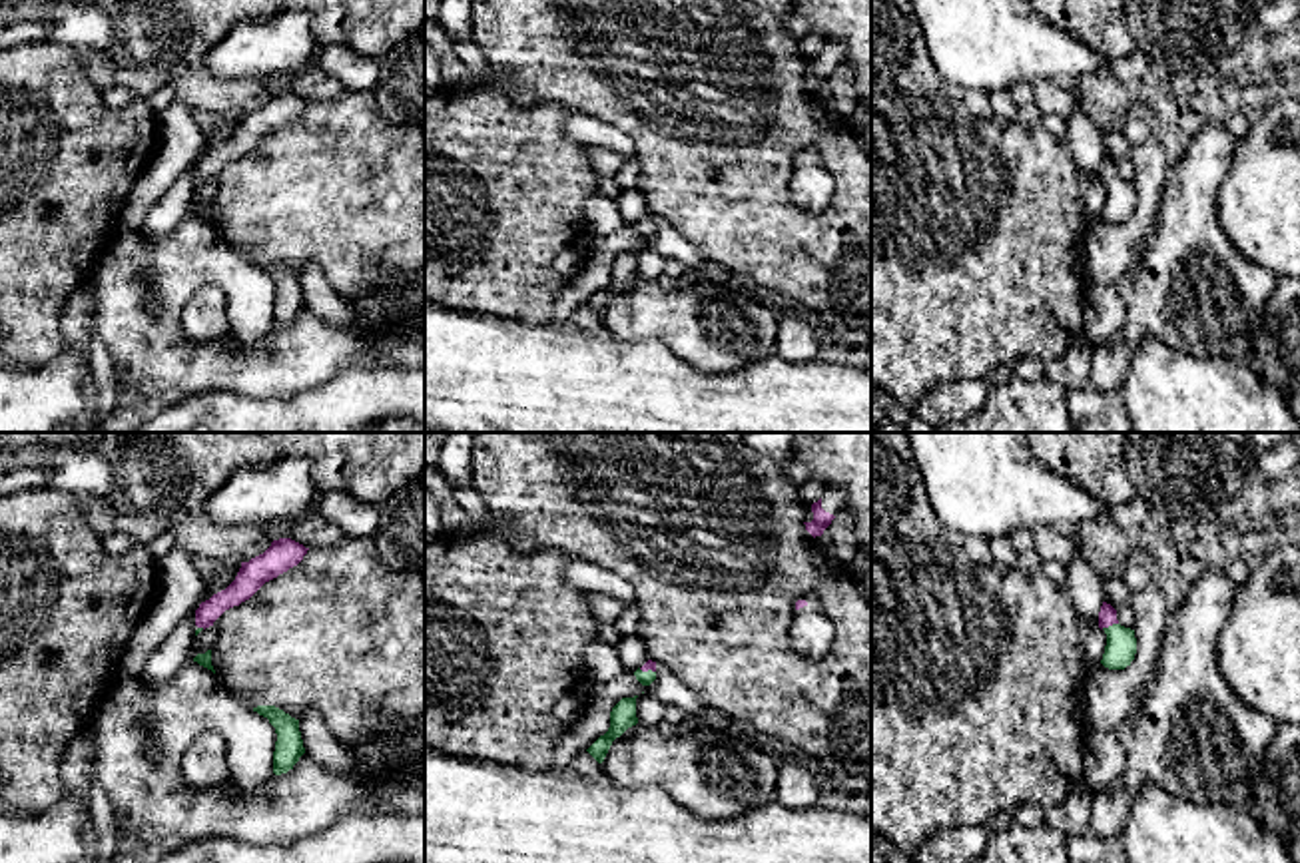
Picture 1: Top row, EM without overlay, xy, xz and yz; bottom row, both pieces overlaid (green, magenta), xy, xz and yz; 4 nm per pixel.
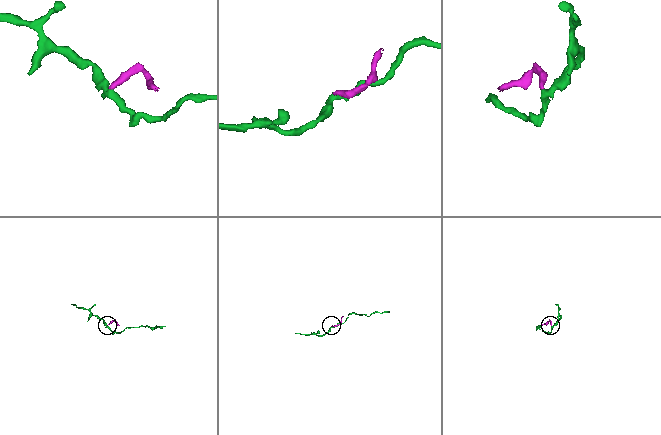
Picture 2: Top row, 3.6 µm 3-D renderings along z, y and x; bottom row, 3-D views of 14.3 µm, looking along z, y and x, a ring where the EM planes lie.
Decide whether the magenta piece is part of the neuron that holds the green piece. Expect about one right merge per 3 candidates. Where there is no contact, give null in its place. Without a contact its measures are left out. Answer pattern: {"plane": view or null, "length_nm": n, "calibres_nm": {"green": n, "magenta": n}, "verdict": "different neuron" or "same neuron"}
{"plane": "yz", "length_nm": 80, "calibres_nm": {"green": 130, "magenta": 80}, "verdict": "same neuron"}

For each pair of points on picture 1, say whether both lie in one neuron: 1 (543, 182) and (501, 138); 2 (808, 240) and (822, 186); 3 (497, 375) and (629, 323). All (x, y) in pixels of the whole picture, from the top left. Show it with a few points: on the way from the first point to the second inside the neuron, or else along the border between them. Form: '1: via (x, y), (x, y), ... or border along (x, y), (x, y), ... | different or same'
1: via (533, 172), (509, 148) | same
2: border along (790, 172), (798, 206), (822, 212), (830, 204) | different
3: border along (611, 335), (656, 341) | different

